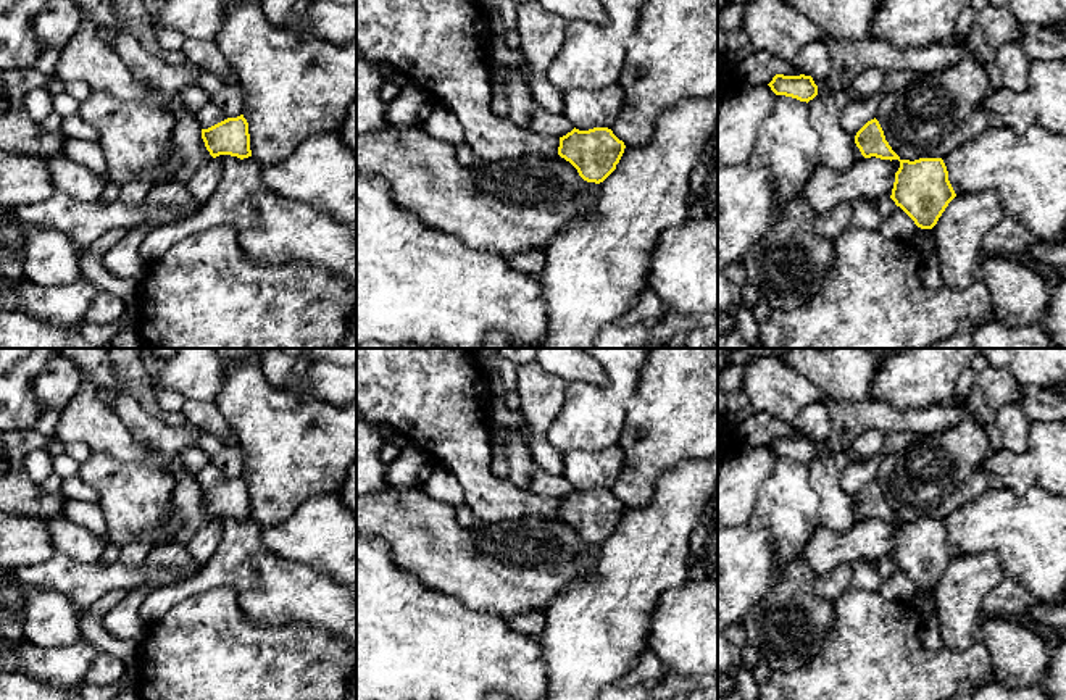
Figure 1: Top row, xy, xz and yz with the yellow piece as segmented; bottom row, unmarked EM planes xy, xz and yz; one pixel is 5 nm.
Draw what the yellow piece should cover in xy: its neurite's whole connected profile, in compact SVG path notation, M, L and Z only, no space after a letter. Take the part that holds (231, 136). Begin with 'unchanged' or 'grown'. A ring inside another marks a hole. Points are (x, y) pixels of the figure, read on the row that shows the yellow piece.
unchanged; M244 115L202 129L202 139L213 158L219 155L231 155L240 160L252 156L248 123Z

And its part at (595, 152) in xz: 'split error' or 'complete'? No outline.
complete

